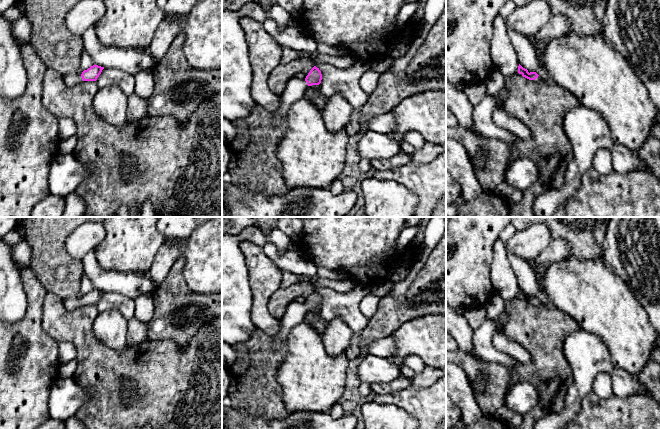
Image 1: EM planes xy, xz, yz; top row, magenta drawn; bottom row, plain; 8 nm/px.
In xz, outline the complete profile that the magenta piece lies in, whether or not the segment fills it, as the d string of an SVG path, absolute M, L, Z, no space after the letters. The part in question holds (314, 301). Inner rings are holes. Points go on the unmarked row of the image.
M316 290L310 294L304 304L297 301L289 304L280 320L281 328L278 334L274 337L272 350L278 351L282 344L287 341L291 329L306 320L309 310L319 309L321 304L321 295Z

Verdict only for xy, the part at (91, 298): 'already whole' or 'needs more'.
needs more

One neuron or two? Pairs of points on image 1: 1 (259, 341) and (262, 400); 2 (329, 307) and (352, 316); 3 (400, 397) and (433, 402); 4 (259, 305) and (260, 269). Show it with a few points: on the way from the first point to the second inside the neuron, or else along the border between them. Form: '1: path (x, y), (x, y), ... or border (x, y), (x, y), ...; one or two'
1: path (259, 356), (259, 385); one
2: path (335, 307), (343, 307), (346, 310); one
3: path (408, 399), (425, 402); one
4: path (260, 296), (260, 278); one

